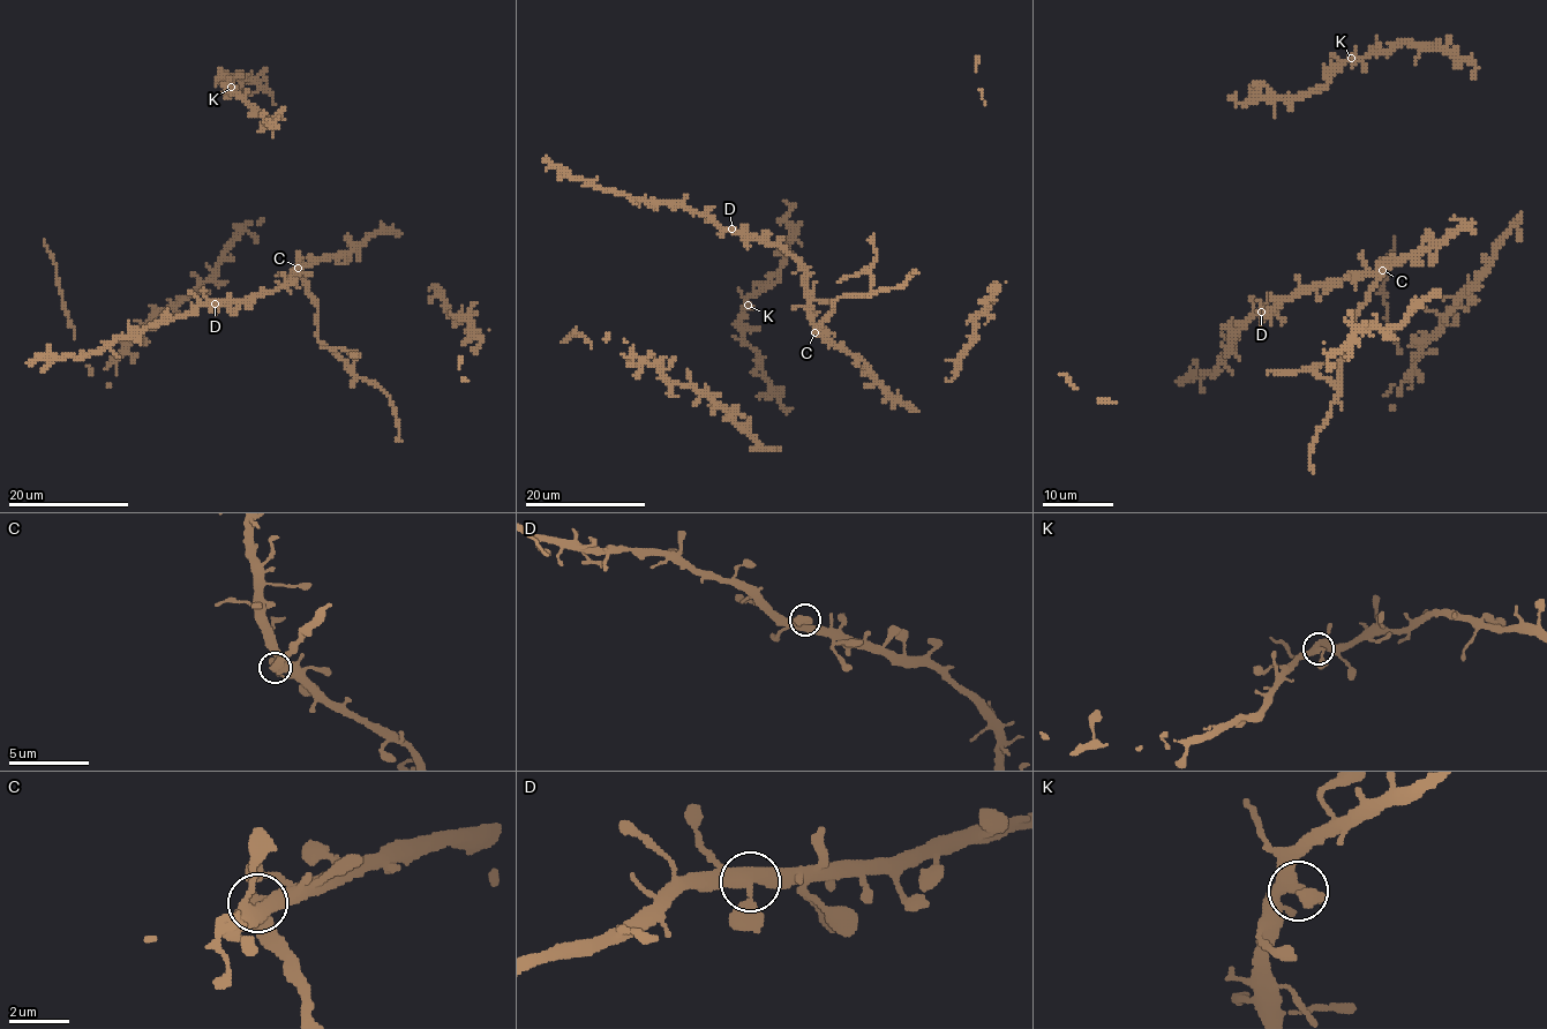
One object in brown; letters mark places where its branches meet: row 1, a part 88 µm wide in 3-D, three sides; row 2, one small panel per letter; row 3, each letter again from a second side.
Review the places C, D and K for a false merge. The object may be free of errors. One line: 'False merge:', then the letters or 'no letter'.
False merge: C

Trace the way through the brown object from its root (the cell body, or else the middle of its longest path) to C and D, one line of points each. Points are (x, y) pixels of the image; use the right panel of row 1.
C: (1331, 282), (1383, 269)
D: (1331, 282), (1304, 288), (1277, 307), (1261, 312)

